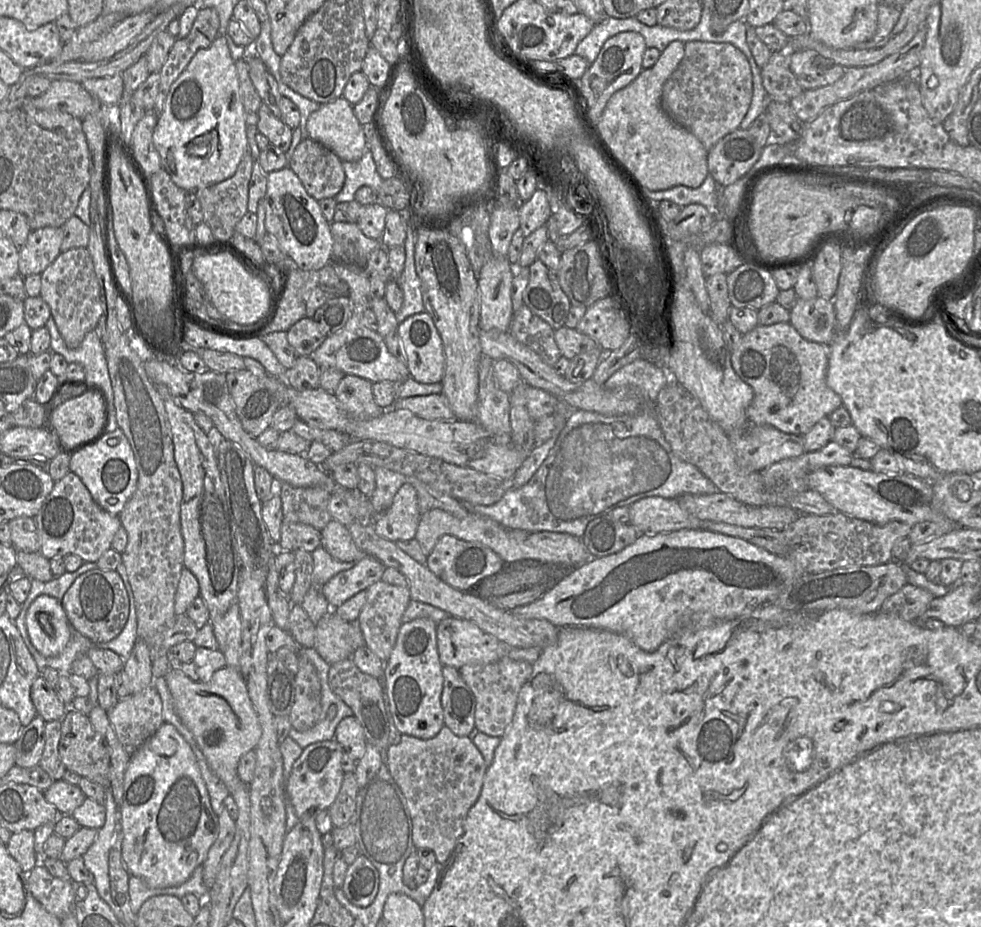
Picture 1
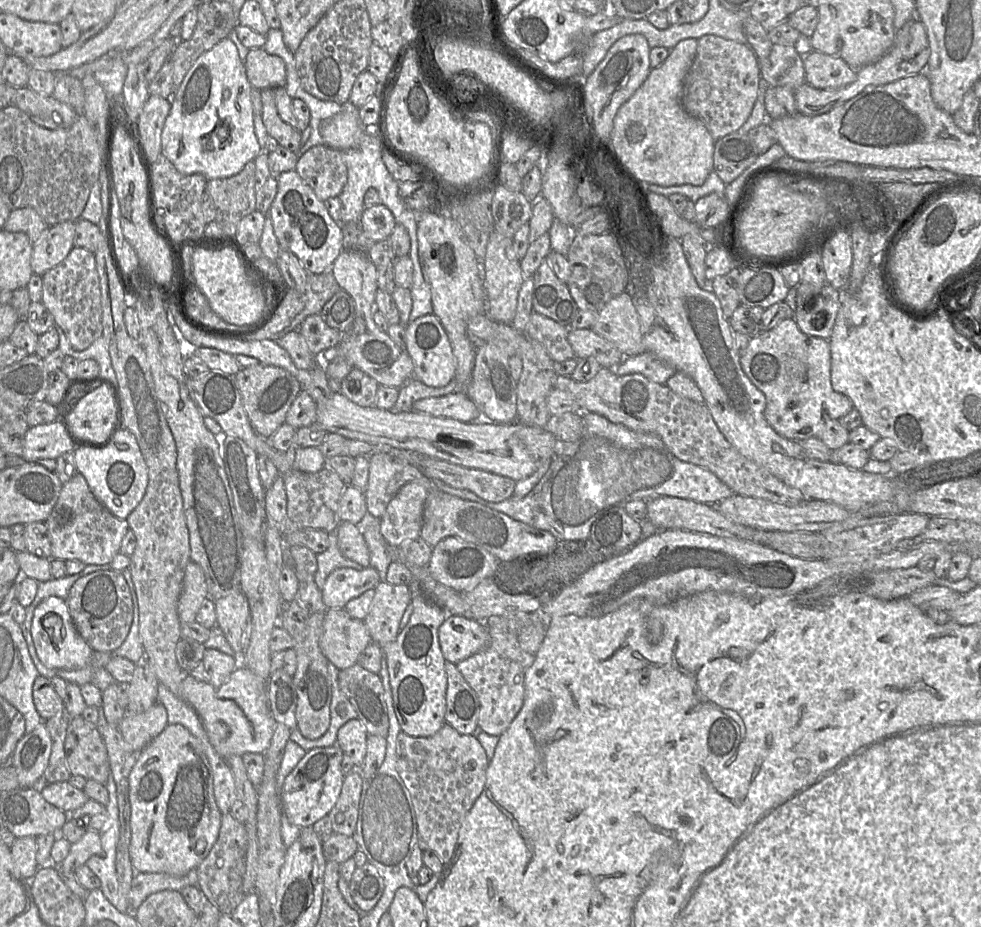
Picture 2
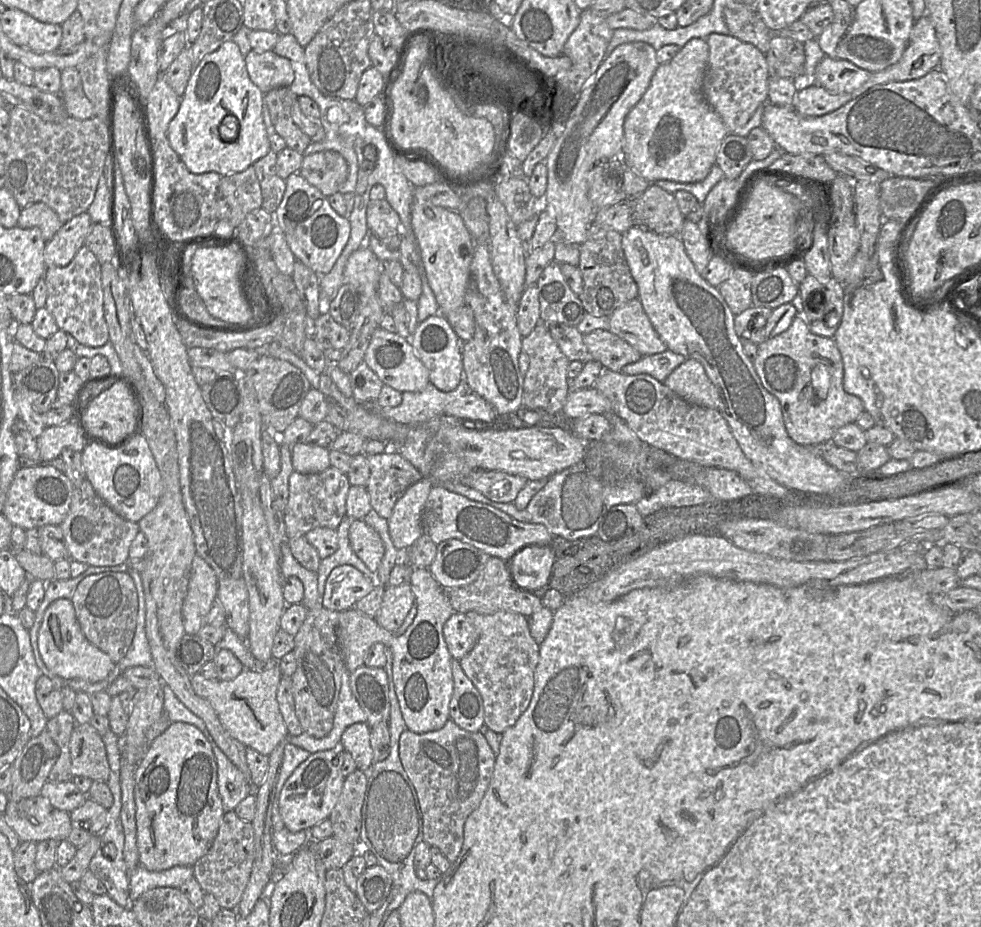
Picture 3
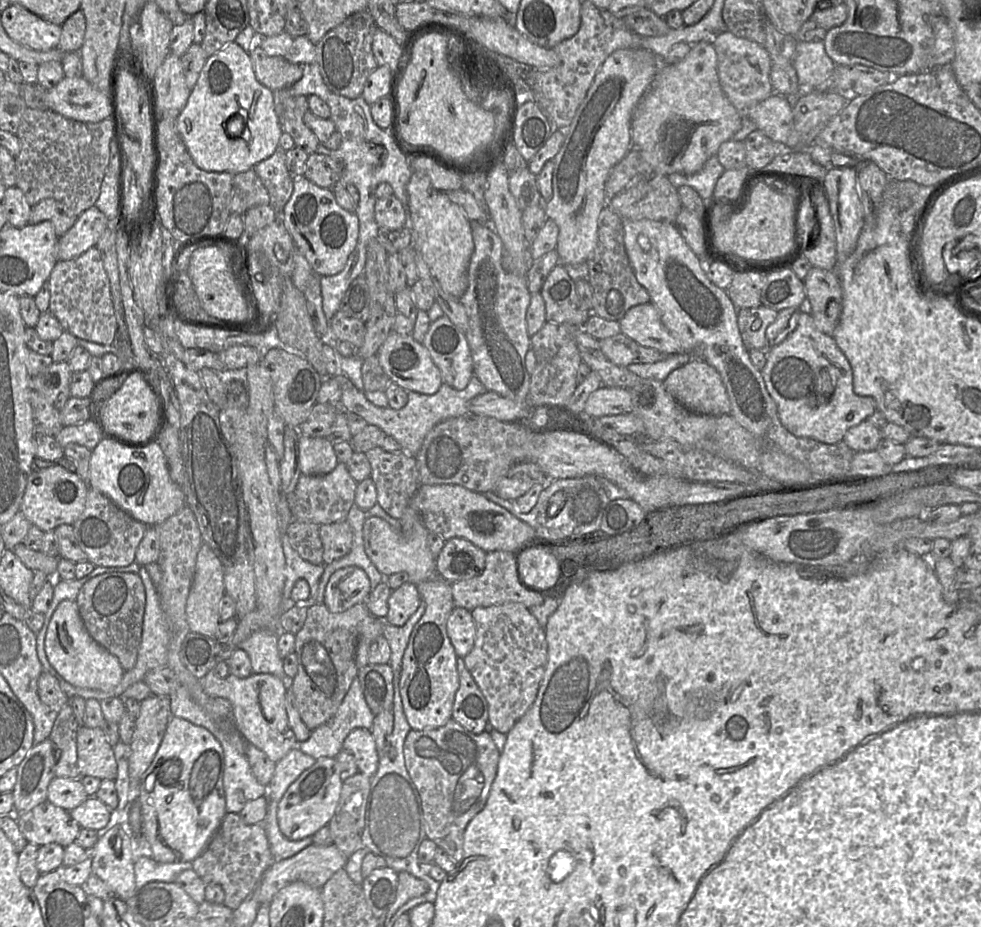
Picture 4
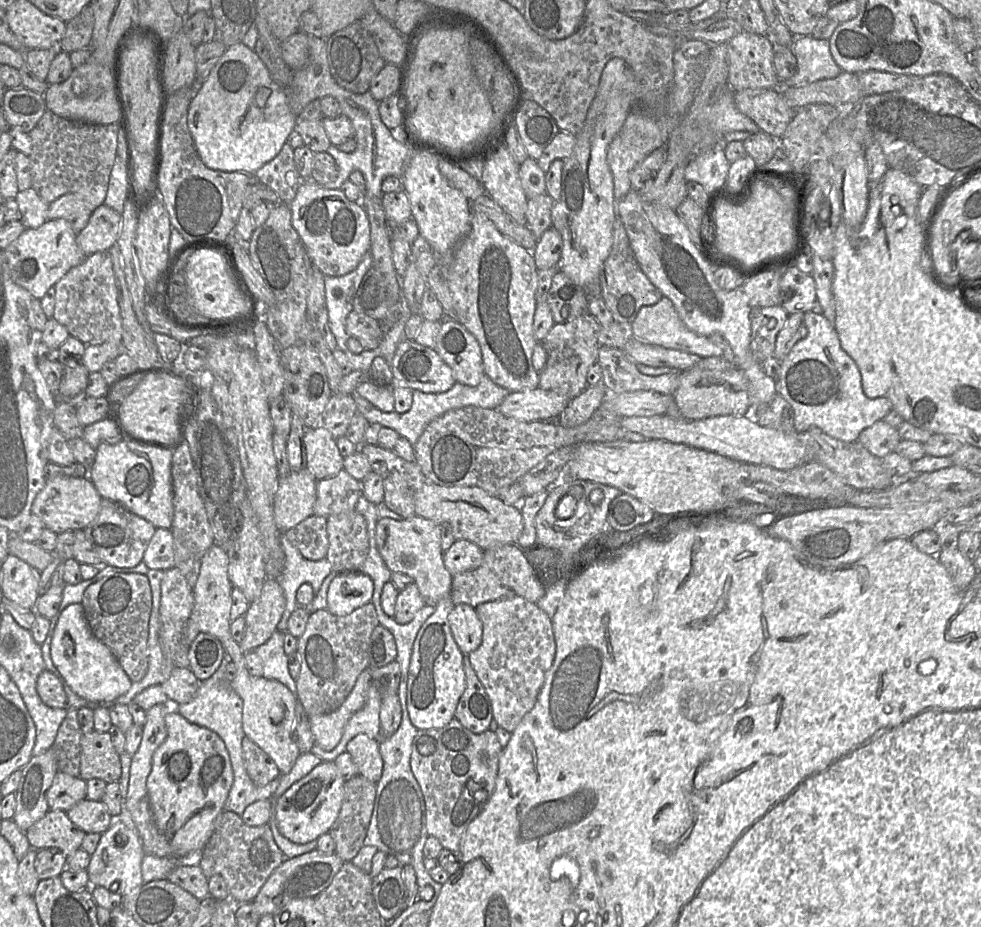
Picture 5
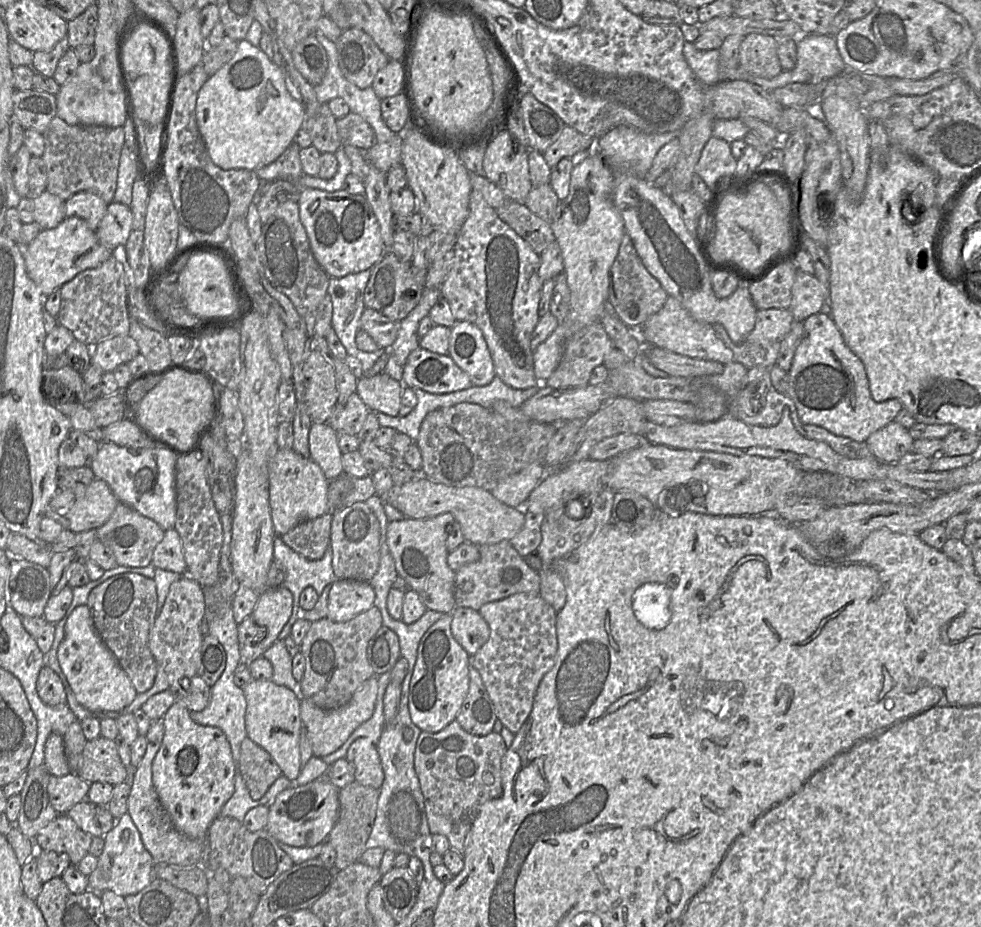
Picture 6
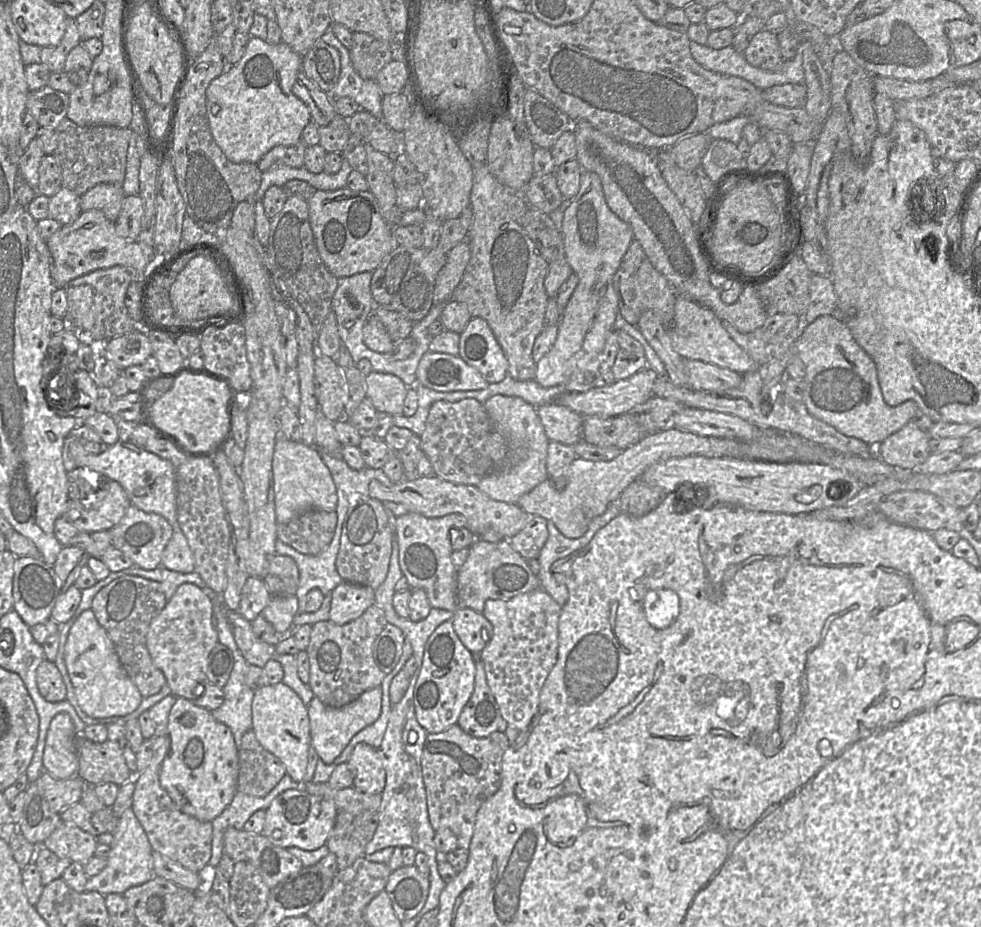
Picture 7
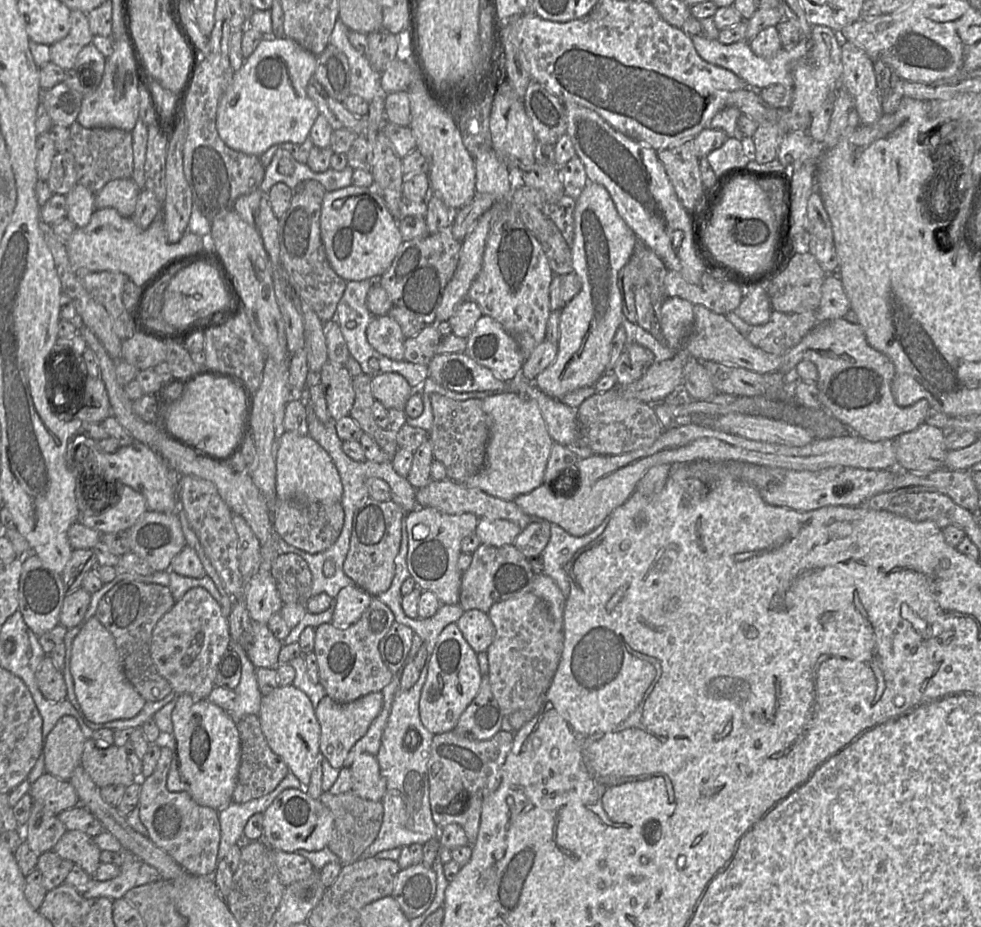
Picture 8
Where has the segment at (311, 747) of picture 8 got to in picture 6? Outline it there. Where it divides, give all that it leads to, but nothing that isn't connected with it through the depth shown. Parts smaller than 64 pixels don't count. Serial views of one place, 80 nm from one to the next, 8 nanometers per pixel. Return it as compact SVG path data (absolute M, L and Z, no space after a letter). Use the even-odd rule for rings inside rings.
M254 679L240 688L247 702L245 713L247 737L273 757L282 775L290 781L296 779L302 768L299 749L300 733L303 729L300 715L301 701L292 690L271 680Z

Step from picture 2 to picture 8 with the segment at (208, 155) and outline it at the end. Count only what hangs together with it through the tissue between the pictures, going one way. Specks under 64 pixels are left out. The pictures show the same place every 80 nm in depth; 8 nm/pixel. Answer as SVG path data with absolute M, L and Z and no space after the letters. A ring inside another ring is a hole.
M281 38L275 40L267 40L263 39L255 51L245 59L242 67L234 72L232 81L230 85L227 87L225 92L222 94L216 114L216 128L221 140L231 149L242 152L248 155L255 155L260 157L263 153L265 153L271 146L275 144L281 143L293 143L293 144L301 144L303 143L310 134L310 130L319 117L320 112L316 106L316 104L308 97L307 95L307 86L311 79L313 79L313 75L316 69L317 57L304 49L295 41L289 38Z

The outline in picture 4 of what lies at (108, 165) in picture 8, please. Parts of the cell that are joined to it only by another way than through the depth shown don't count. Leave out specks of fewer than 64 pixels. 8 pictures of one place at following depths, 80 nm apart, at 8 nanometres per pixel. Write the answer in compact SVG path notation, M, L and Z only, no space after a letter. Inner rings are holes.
M27 108L15 134L21 144L21 150L15 157L15 186L22 190L30 206L33 207L44 199L54 199L76 216L94 206L110 160L112 123L109 119L97 123L80 122L49 109Z

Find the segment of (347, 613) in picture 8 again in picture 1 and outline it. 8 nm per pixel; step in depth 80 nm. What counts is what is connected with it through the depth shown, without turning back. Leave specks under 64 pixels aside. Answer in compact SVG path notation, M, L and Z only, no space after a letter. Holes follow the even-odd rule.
M363 555L352 568L337 573L323 584L321 592L328 604L336 608L355 594L380 581L385 568L371 555Z

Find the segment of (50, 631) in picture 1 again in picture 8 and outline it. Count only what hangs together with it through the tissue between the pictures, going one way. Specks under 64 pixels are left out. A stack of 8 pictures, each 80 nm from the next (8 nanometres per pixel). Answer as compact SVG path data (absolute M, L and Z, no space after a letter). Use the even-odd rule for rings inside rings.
M96 616L85 623L73 640L70 673L82 711L94 723L131 719L146 703L123 672L113 636Z

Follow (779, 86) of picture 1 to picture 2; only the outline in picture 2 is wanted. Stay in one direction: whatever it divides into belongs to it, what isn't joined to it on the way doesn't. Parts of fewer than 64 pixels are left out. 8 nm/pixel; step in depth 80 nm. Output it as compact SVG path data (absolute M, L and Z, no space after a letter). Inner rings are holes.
M773 44L770 54L759 60L761 78L768 86L786 86L793 90L805 83L803 57L794 45Z

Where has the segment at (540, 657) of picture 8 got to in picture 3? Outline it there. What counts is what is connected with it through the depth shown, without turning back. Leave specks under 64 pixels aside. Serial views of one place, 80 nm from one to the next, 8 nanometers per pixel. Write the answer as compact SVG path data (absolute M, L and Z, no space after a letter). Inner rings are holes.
M469 611L466 616L476 627L479 636L472 650L459 662L482 696L485 725L503 734L530 703L540 645L531 636L528 618L522 614L507 611L480 614Z

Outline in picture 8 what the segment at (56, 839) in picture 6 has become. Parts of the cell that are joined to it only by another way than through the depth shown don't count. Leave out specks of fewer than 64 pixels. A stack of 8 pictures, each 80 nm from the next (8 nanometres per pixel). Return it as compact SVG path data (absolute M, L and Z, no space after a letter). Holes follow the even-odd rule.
M67 830L53 847L58 856L80 866L88 875L93 877L101 863L101 849L93 837L78 831Z

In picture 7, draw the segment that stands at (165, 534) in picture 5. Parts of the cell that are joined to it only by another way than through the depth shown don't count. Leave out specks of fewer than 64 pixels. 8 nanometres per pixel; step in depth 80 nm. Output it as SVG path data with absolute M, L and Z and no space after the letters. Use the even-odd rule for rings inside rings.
M174 526L173 530L161 555L161 567L180 573L193 573L195 560L187 539L179 526Z

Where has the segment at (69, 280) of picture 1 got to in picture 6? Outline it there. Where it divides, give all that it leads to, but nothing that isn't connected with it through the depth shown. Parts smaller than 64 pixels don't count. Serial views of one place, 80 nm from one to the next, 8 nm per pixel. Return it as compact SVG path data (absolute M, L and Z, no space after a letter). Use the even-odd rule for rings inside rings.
M113 256L96 268L84 270L60 287L58 324L68 328L74 338L95 345L107 338L127 335L130 315L127 306L126 267Z

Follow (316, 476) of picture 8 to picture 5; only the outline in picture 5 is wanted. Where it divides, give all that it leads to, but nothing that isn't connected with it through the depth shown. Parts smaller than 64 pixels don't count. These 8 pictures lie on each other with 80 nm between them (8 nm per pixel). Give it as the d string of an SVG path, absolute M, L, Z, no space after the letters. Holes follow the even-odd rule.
M305 468L279 478L274 497L274 518L282 534L314 515L316 484L317 479Z

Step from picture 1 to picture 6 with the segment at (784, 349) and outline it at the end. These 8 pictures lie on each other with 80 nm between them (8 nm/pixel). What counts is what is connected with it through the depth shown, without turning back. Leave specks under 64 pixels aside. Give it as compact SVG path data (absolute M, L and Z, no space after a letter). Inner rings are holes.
M819 312L806 318L803 329L805 335L796 347L791 367L787 372L789 386L786 394L794 402L801 422L822 427L837 436L857 442L865 442L872 433L893 422L903 409L902 403L898 399L883 402L873 400L862 361L846 345L828 312Z

